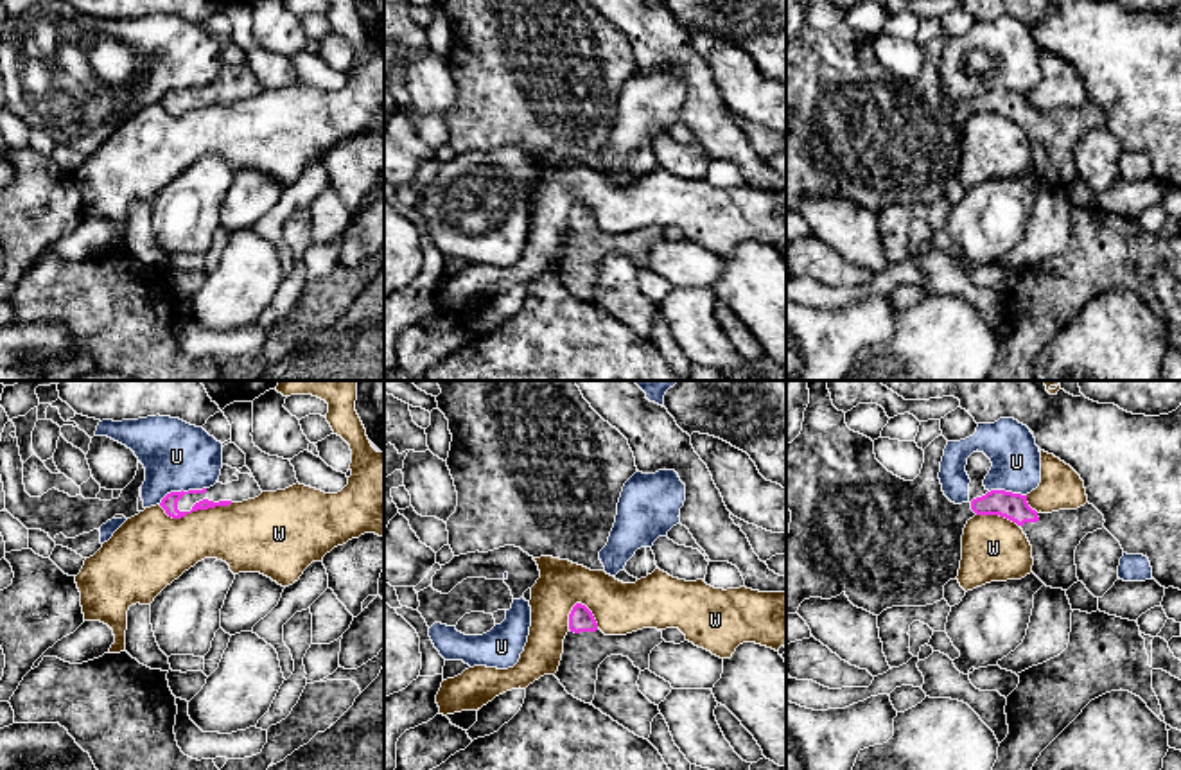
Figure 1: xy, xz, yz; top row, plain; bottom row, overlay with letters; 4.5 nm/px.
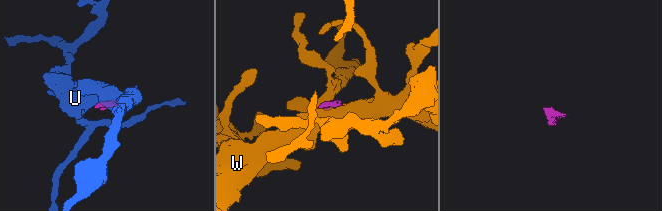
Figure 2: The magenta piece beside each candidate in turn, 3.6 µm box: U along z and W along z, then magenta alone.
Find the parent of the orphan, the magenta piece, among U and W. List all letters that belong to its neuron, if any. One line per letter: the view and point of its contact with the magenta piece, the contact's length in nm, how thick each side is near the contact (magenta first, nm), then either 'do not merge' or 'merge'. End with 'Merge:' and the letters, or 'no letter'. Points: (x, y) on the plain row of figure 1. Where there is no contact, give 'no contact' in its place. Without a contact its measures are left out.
U: xy (182, 88) | 220 nm | 80/300 nm | do not merge
W: xy (194, 108) | 340 nm | 80/320 nm | do not merge
Merge: no letter

